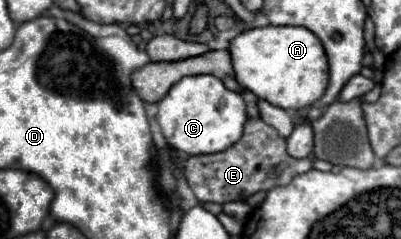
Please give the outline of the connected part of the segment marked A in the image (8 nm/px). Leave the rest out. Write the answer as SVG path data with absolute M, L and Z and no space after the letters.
M257 27L239 33L231 43L235 79L259 99L283 109L309 107L321 99L329 83L327 55L319 39L305 27Z

